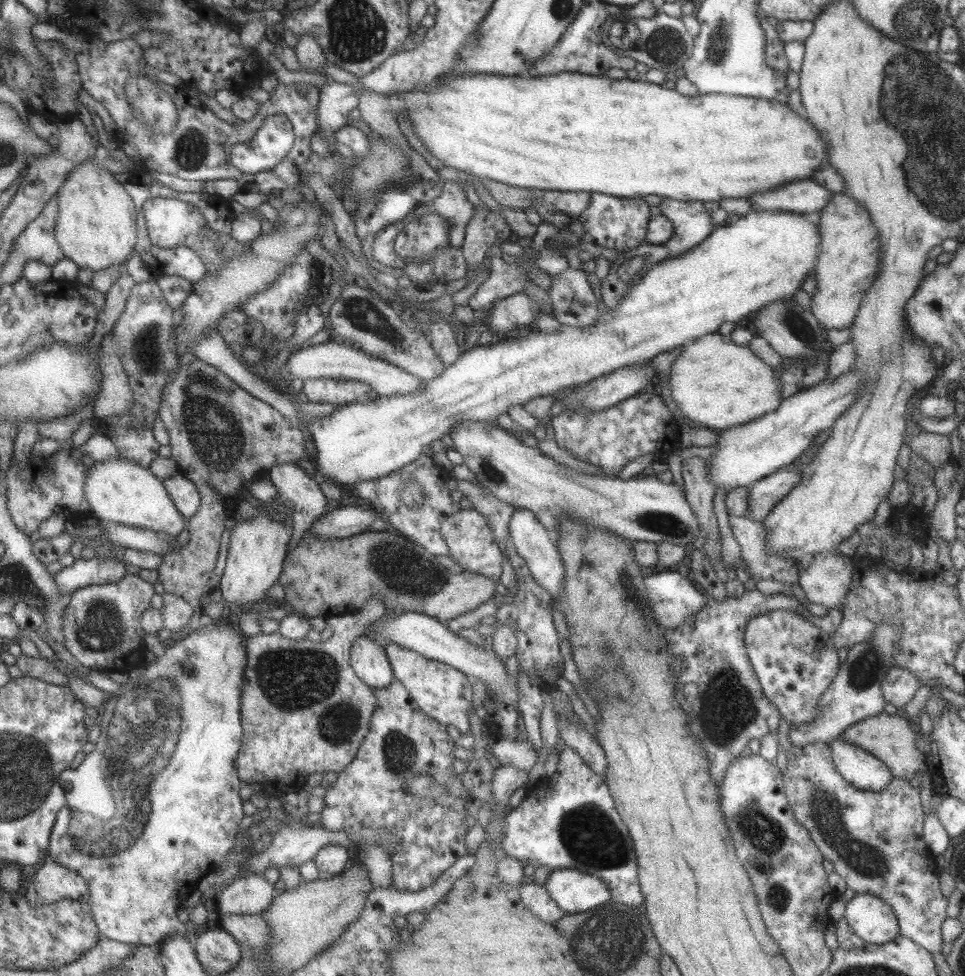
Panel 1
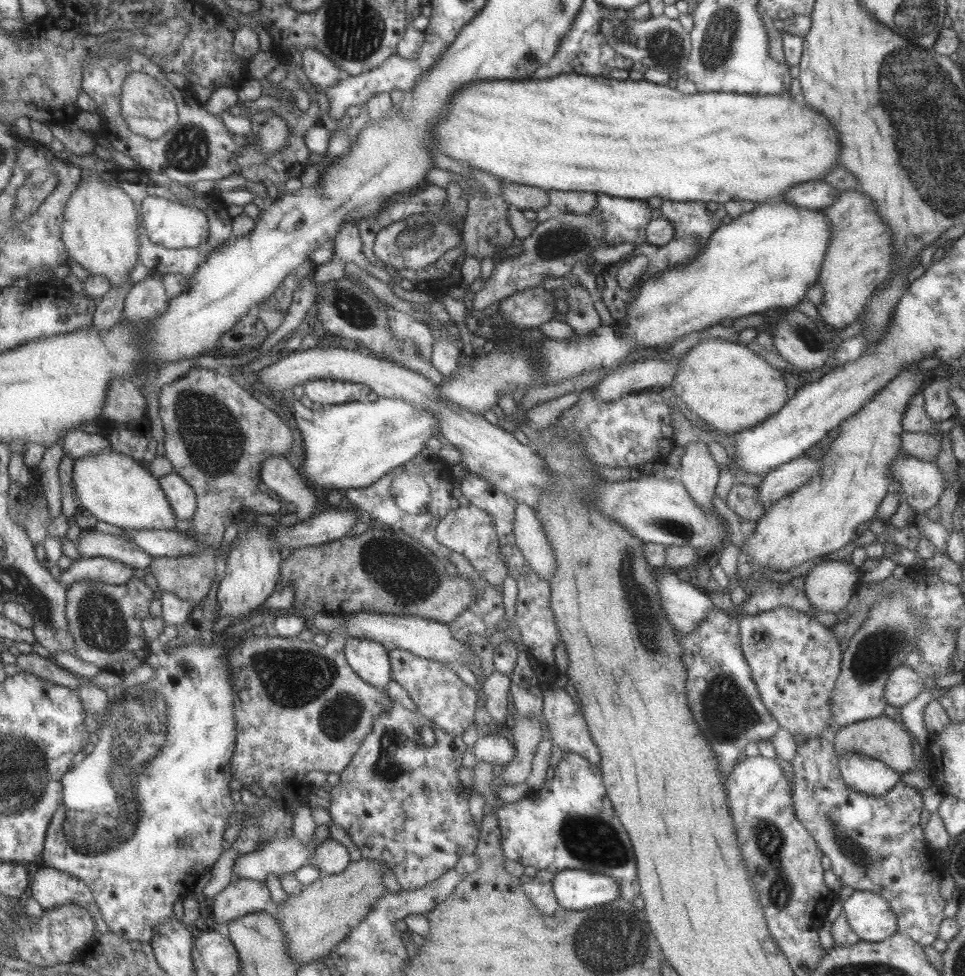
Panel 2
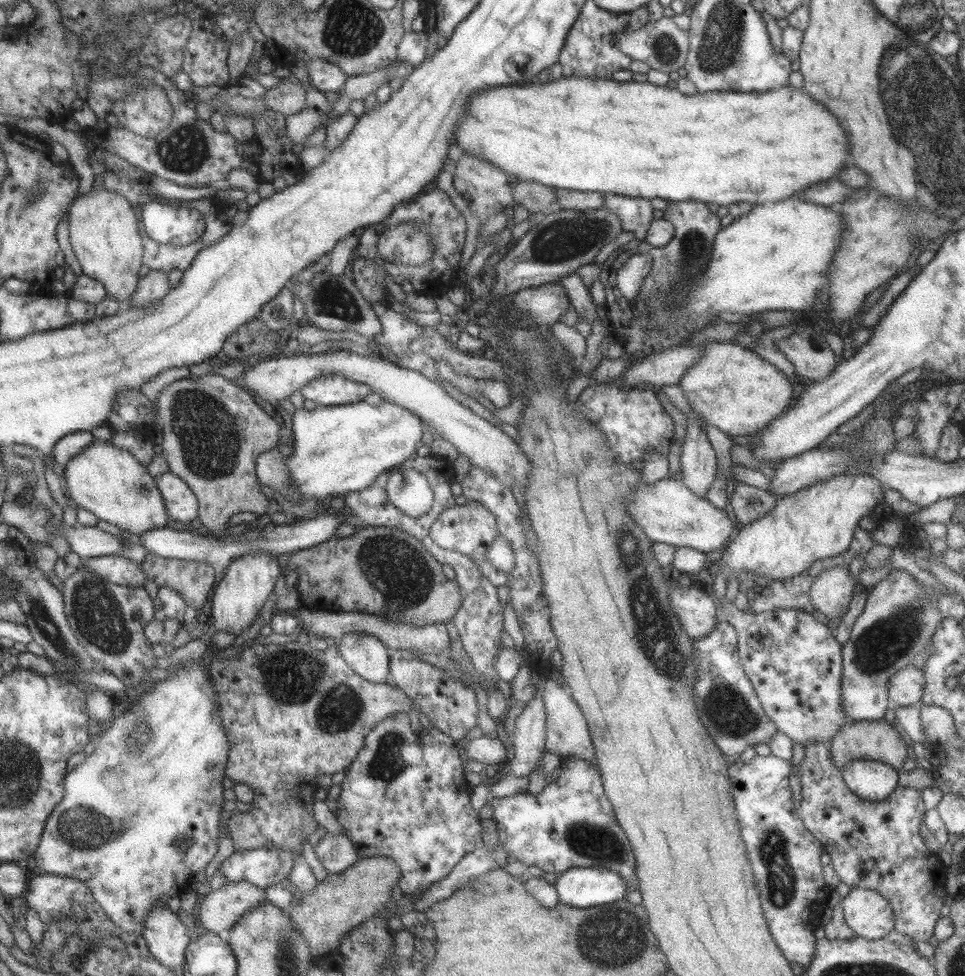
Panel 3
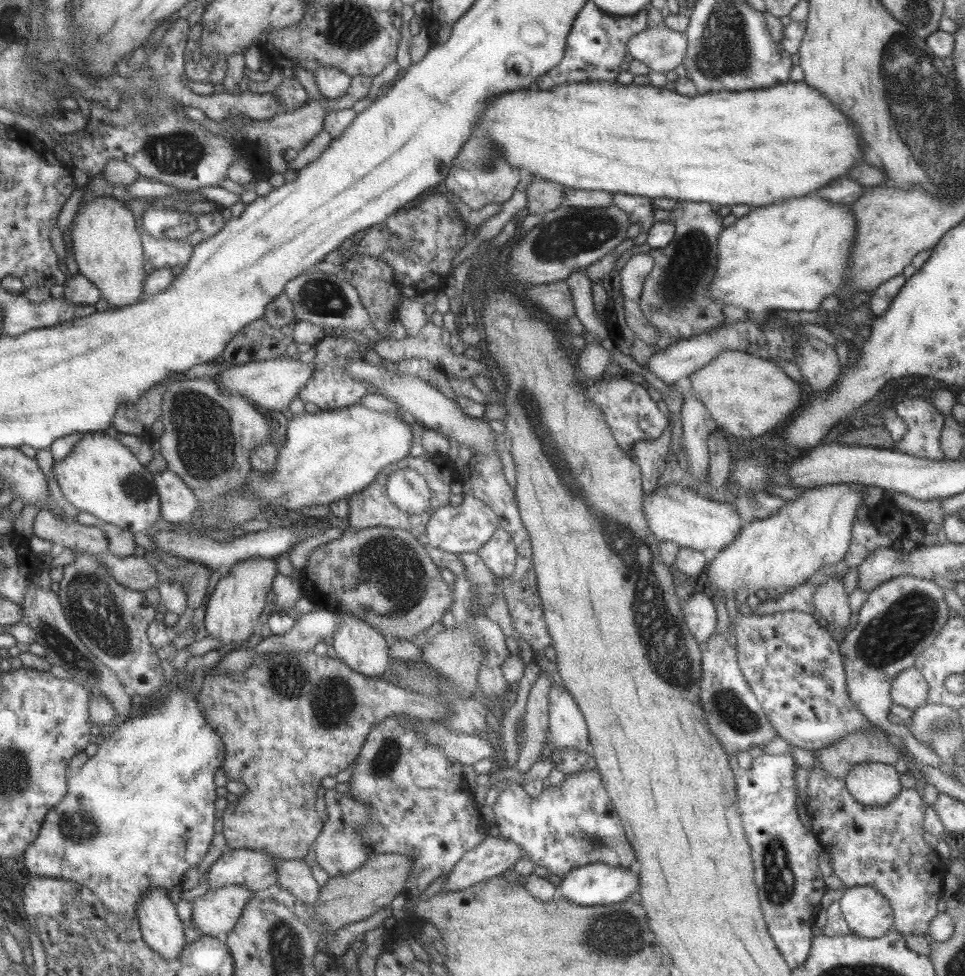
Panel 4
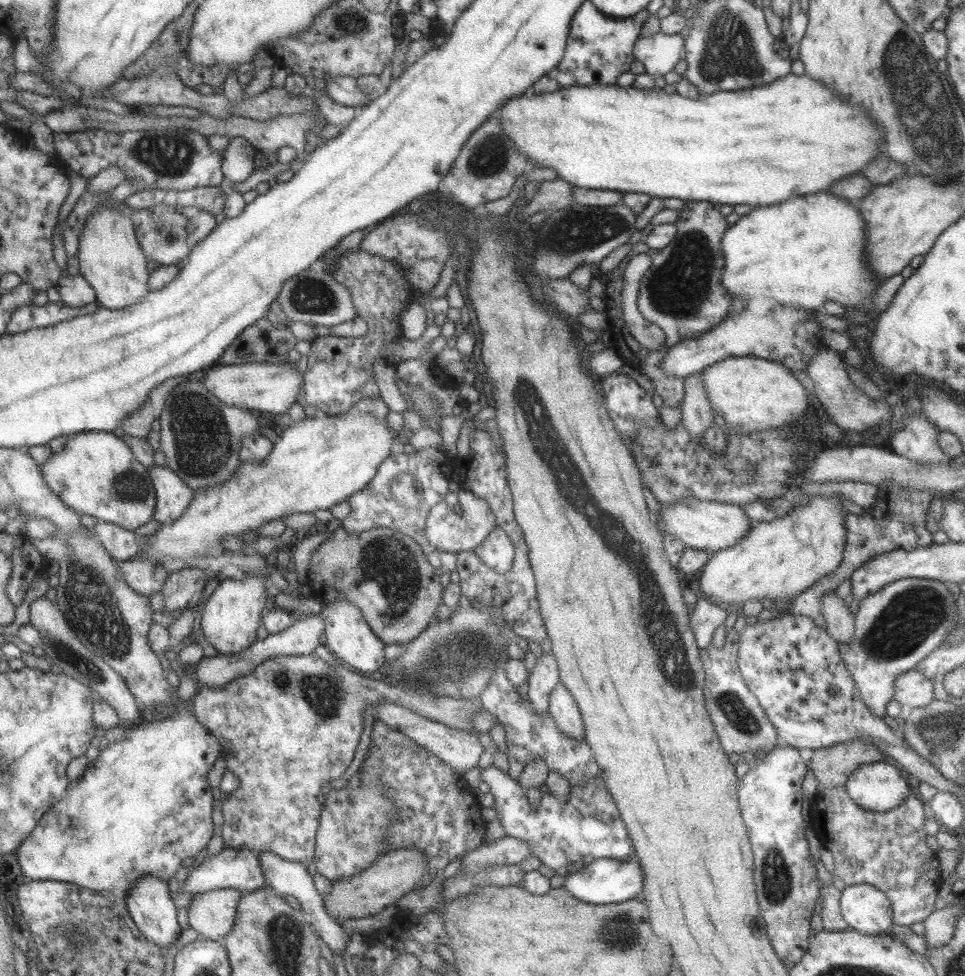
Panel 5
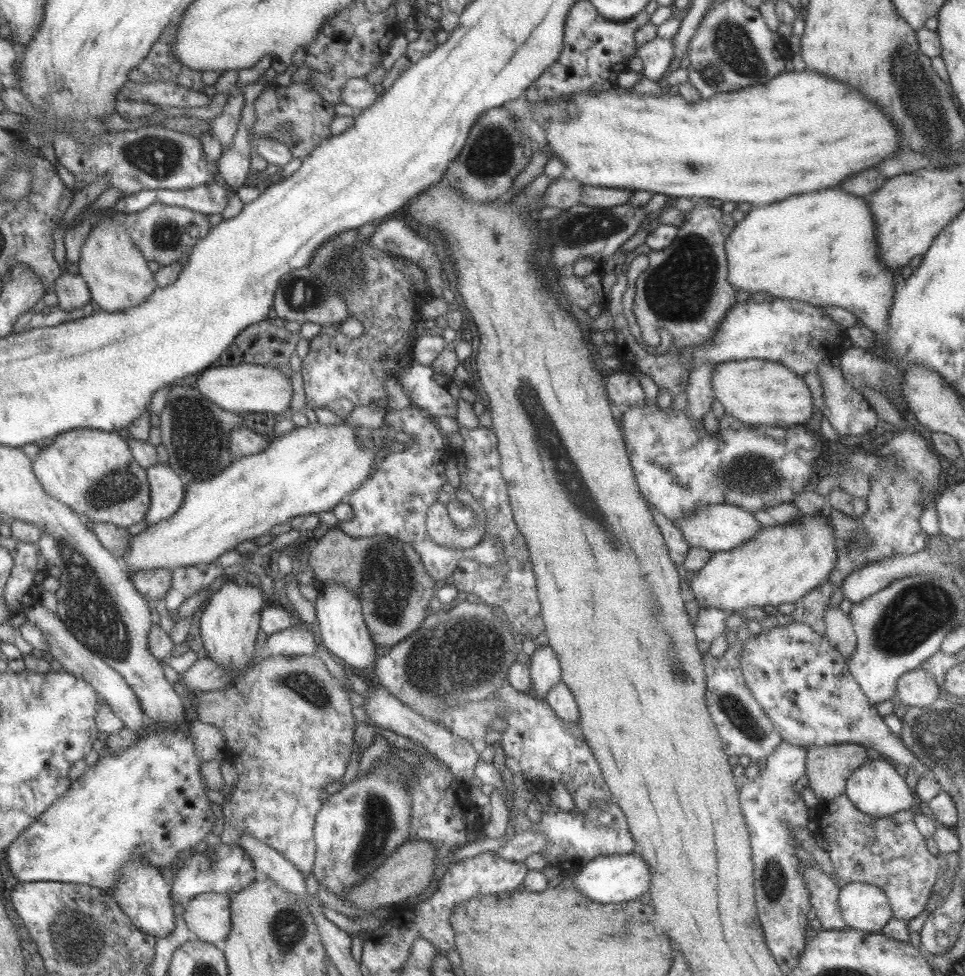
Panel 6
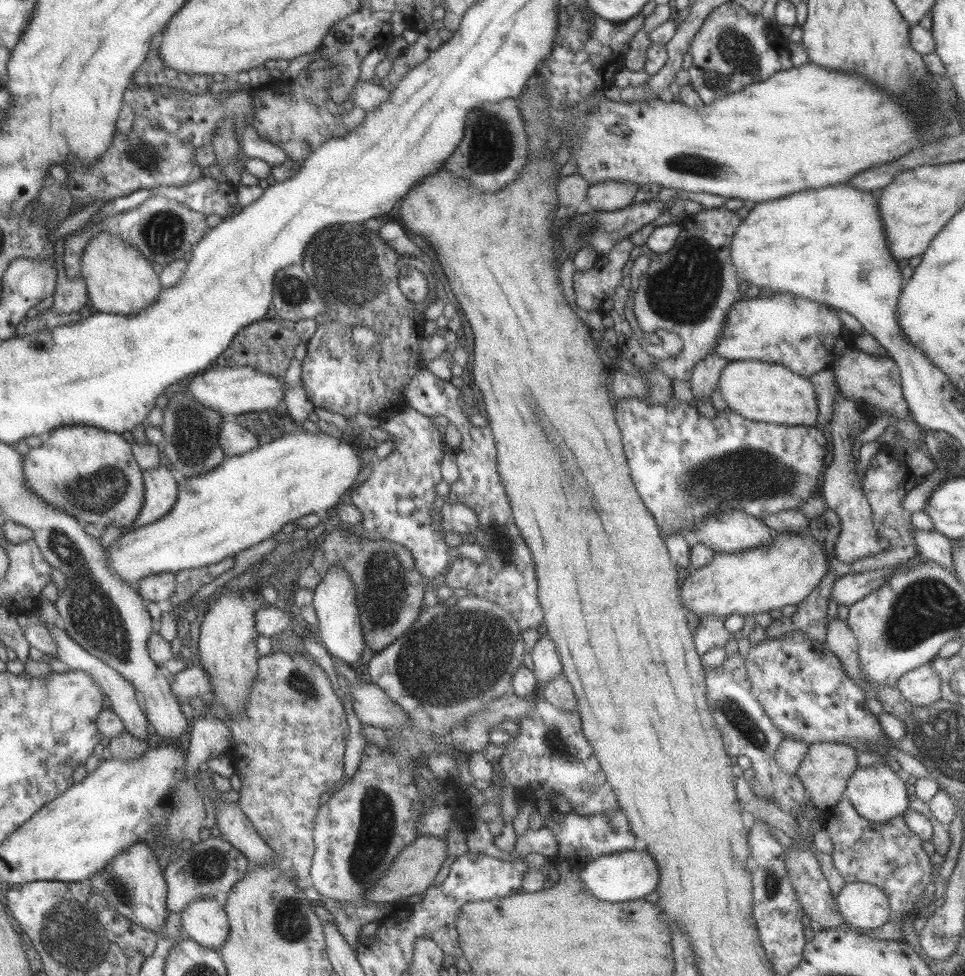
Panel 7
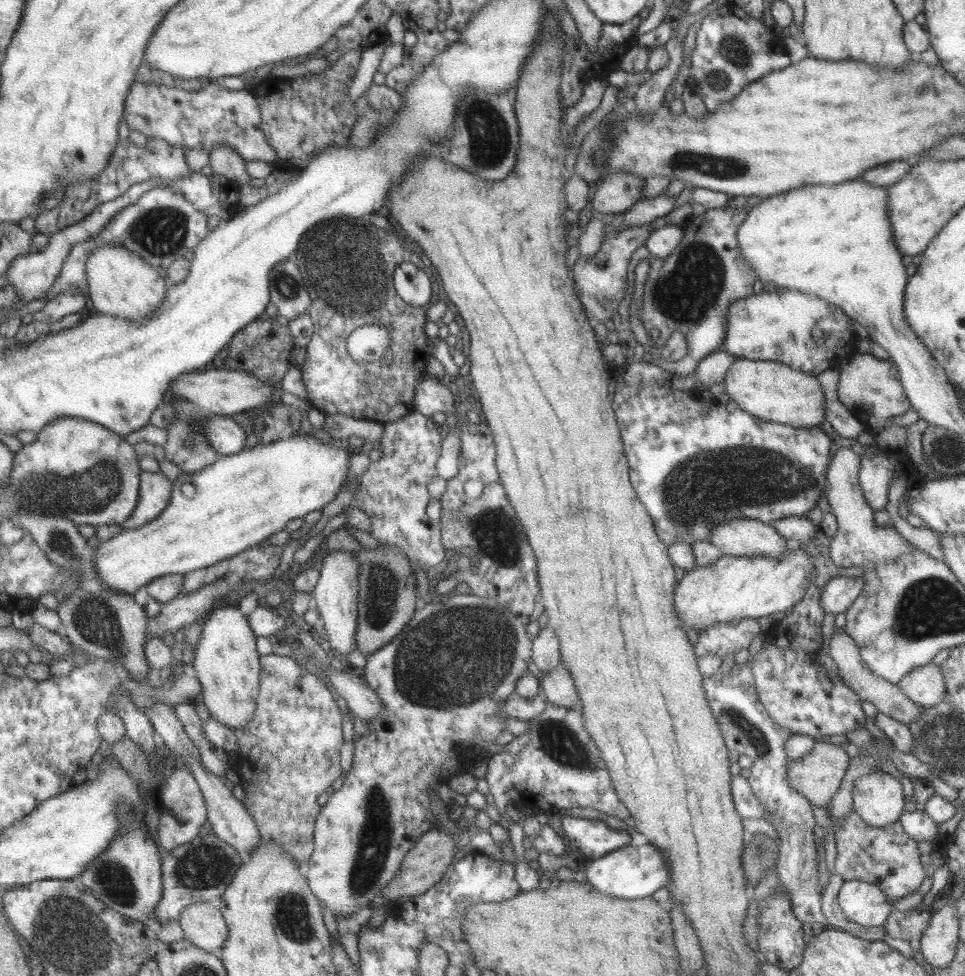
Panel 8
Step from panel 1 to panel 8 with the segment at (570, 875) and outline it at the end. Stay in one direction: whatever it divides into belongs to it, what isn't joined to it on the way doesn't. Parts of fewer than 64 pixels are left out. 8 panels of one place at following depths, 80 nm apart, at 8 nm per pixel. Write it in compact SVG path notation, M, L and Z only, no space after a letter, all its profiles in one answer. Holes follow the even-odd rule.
M637 839L632 844L623 845L608 852L586 865L586 881L602 895L618 899L640 899L651 897L655 890L659 890L670 882L670 868L667 867L665 855L649 842Z

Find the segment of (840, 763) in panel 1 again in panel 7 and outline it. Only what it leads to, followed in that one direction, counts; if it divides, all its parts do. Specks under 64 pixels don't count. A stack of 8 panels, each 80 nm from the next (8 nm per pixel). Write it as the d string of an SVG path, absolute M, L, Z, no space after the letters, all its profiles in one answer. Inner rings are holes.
M885 762L871 767L857 767L847 779L846 789L843 792L846 799L852 804L859 816L871 822L887 822L899 816L907 809L907 792L905 791L904 777L893 772Z

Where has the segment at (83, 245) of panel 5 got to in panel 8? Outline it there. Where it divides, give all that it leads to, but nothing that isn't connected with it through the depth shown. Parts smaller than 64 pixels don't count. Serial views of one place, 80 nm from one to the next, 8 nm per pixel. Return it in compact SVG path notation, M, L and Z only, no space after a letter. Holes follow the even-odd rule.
M113 244L100 246L93 256L88 258L87 276L91 308L96 308L101 314L131 319L132 322L147 318L164 303L168 295L167 286L157 271L128 248Z

